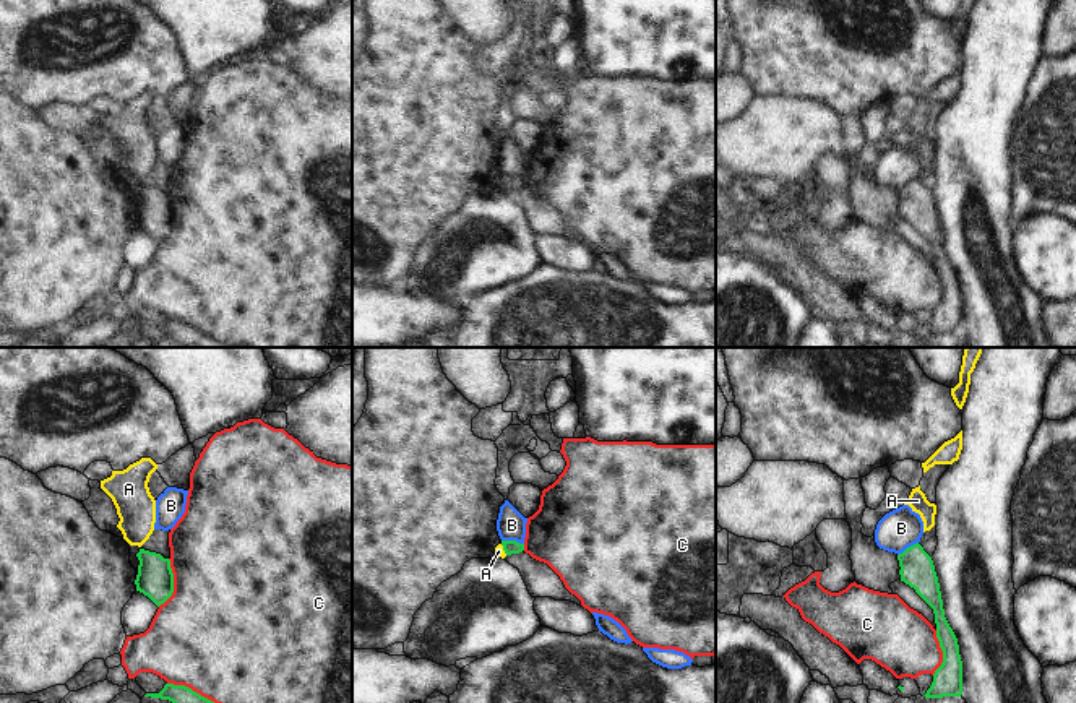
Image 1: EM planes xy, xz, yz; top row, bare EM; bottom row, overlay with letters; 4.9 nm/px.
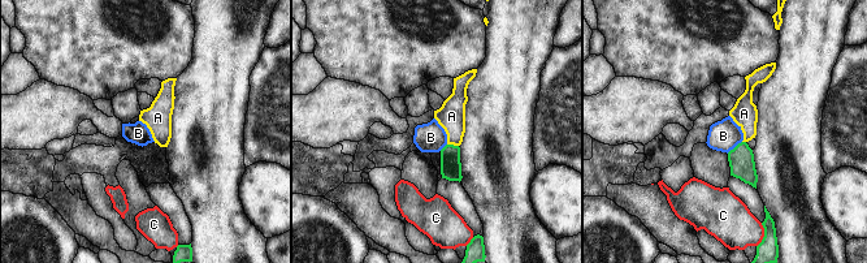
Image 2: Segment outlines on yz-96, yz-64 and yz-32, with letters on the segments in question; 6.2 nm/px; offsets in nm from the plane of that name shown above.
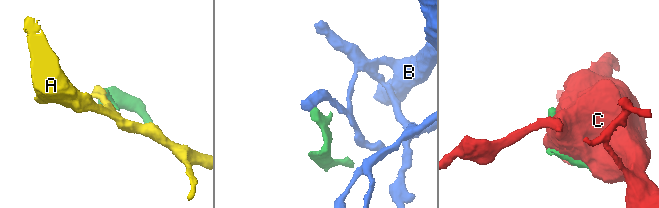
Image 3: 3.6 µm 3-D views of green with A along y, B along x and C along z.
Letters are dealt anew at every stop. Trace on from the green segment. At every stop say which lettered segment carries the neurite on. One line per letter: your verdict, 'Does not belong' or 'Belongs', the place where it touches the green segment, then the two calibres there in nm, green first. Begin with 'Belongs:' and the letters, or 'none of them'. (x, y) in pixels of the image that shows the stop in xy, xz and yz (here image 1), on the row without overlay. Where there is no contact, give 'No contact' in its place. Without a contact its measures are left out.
Belongs: none of them
A: Does not belong. Touches green at xz (503, 185). Thickness 70 nm (green) against 50 nm
B: Does not belong. Touches green at xz (513, 177). Thickness 70 nm (green) against 140 nm
C: Does not belong. Touches green at xy (172, 219). Thickness 180 nm (green) against 500 nm.

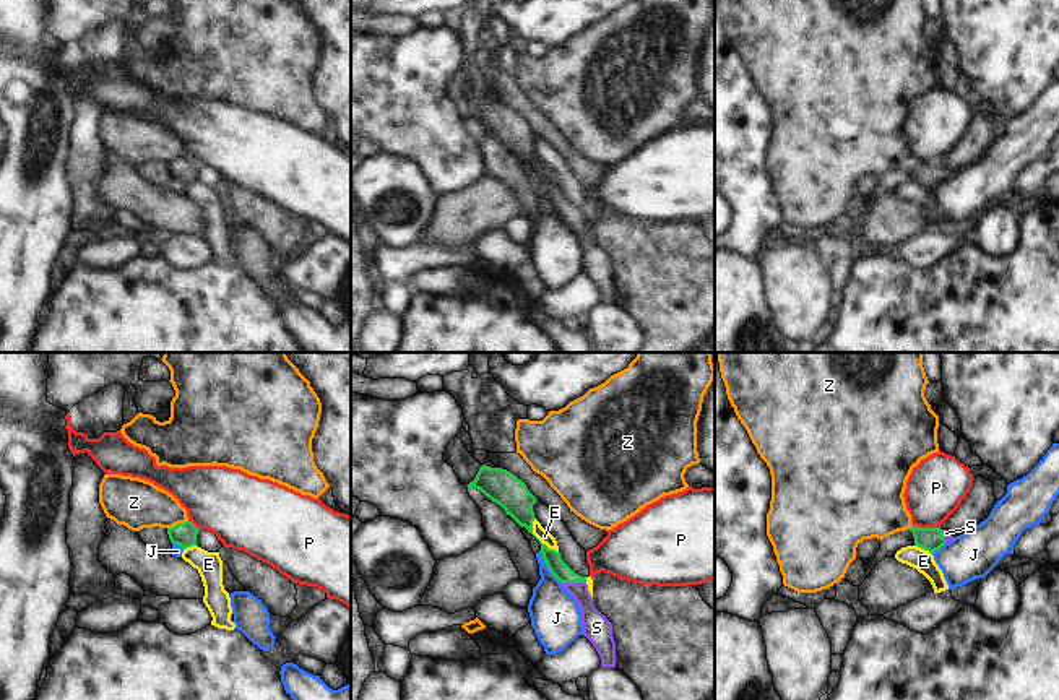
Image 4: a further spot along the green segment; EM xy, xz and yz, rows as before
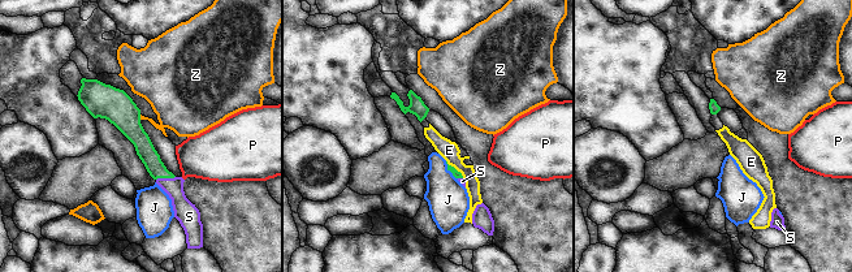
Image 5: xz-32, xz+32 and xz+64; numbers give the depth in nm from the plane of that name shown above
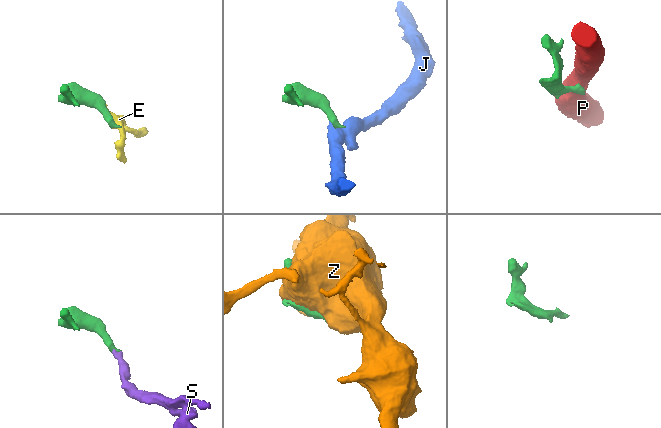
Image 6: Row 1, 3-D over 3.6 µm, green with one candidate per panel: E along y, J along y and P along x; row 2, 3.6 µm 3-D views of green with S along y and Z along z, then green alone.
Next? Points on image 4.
Belongs: S
E: Does not belong. Touches green at xz (536, 174). Thickness 160 nm (green) against 70 nm
J: Does not belong. Touches green at xz (548, 203). Thickness 90 nm (green) against 240 nm
P: Does not belong. Touches green at yz (926, 164). Thickness 120 nm (green) against 280 nm
S: Belongs. Touches green at xz (574, 218). Thickness 90 nm (green) against 130 nm
Z: Does not belong. Touches green at xy (177, 161). Thickness 120 nm (green) against 240 nm.

